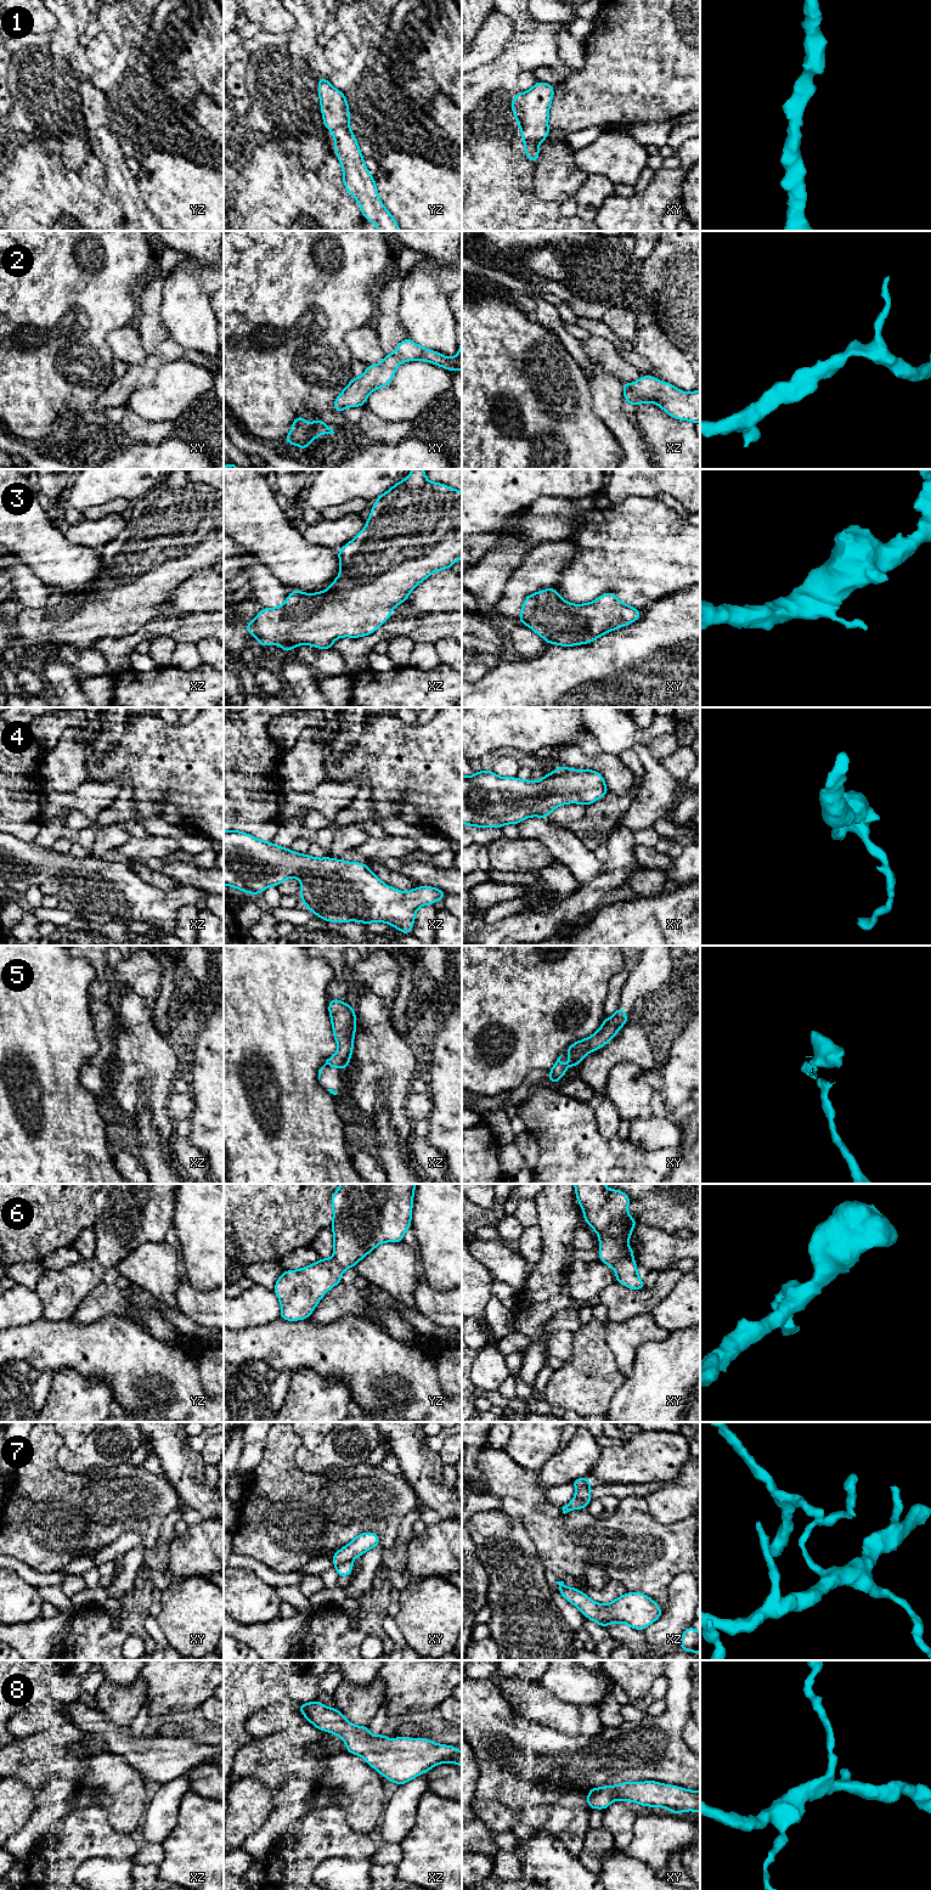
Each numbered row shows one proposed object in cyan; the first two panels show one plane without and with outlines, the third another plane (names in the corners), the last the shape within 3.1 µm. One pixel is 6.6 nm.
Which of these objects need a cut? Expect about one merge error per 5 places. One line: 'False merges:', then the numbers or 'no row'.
False merges: 5, 7

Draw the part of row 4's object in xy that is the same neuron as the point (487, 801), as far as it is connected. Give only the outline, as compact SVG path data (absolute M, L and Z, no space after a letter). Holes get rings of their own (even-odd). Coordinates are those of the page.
M559 766L538 782L498 777L492 771L483 769L472 777L462 774L462 823L479 828L502 828L506 824L519 824L529 817L547 819L558 806L566 803L588 806L606 794L609 791L603 775L592 769Z

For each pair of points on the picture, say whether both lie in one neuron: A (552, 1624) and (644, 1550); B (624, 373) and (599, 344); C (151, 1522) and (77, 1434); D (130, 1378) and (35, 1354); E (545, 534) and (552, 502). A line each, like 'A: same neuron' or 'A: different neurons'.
A: different neurons
B: same neuron
C: different neurons
D: same neuron
E: same neuron

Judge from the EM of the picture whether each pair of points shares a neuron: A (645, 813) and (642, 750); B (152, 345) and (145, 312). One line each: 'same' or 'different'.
A: same
B: same

